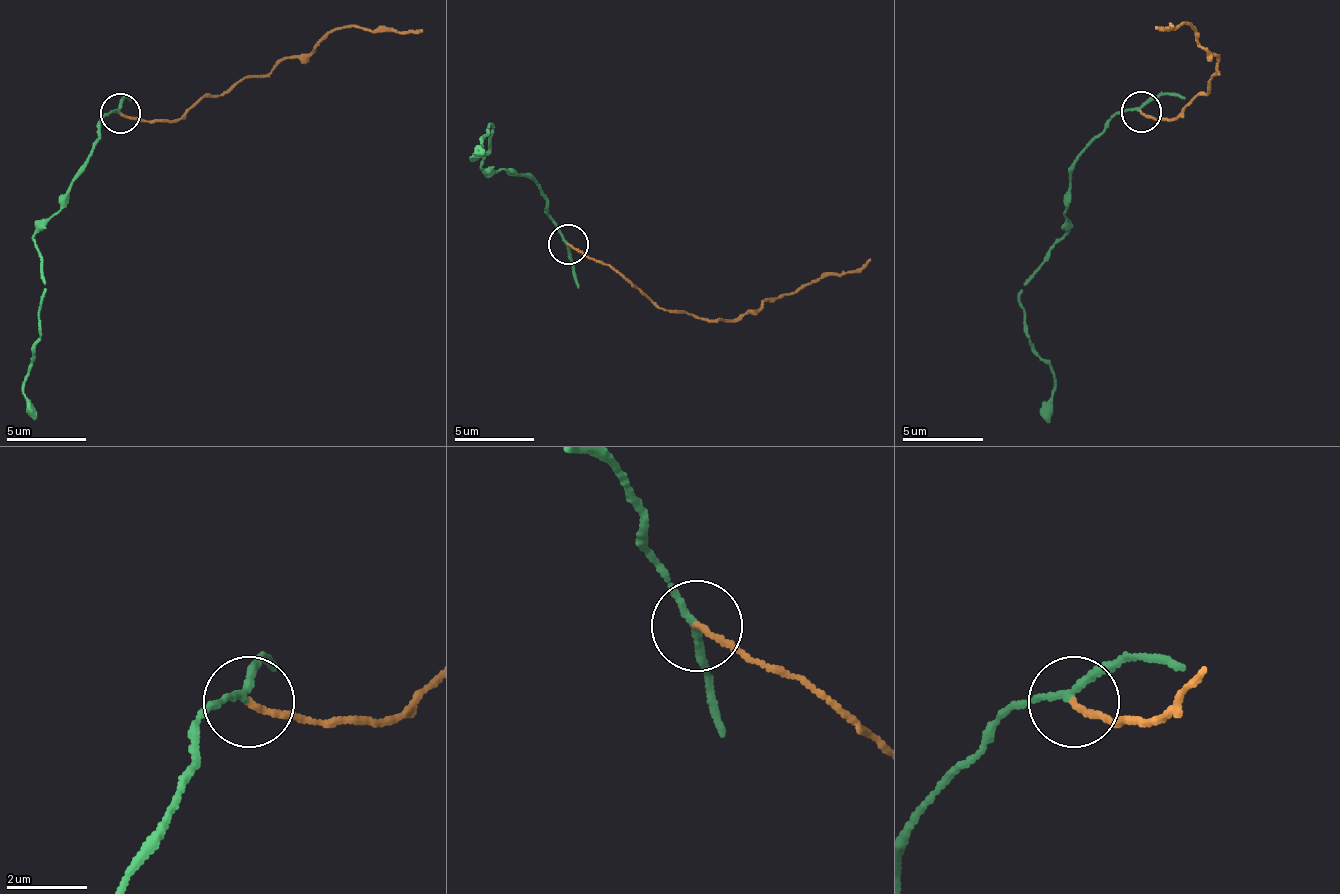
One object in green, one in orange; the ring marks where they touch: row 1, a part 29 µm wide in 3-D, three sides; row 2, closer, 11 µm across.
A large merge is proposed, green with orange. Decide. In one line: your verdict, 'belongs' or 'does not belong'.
does not belong

